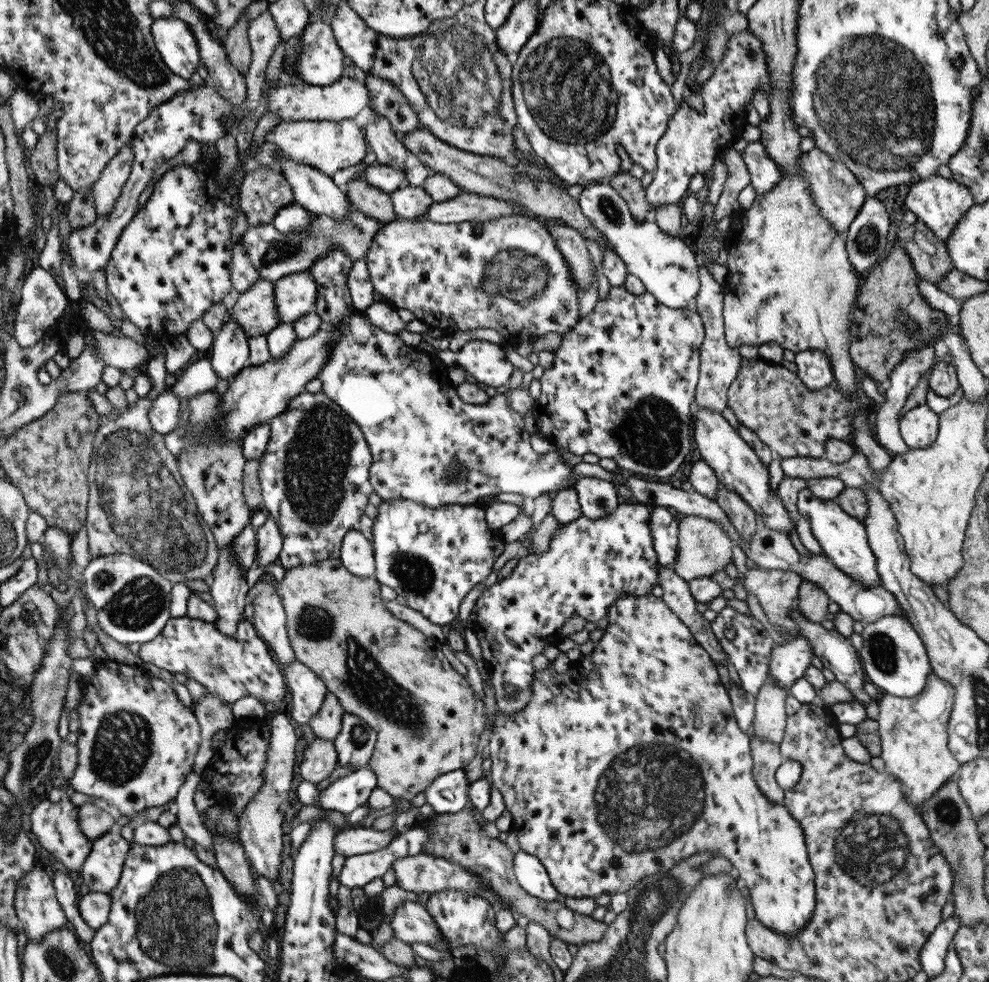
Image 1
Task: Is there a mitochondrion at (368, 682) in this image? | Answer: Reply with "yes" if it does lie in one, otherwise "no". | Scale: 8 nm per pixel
yes

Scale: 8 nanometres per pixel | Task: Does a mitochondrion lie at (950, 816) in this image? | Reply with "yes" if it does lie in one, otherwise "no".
yes

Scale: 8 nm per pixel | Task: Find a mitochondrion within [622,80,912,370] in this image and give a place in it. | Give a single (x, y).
(867, 239)

